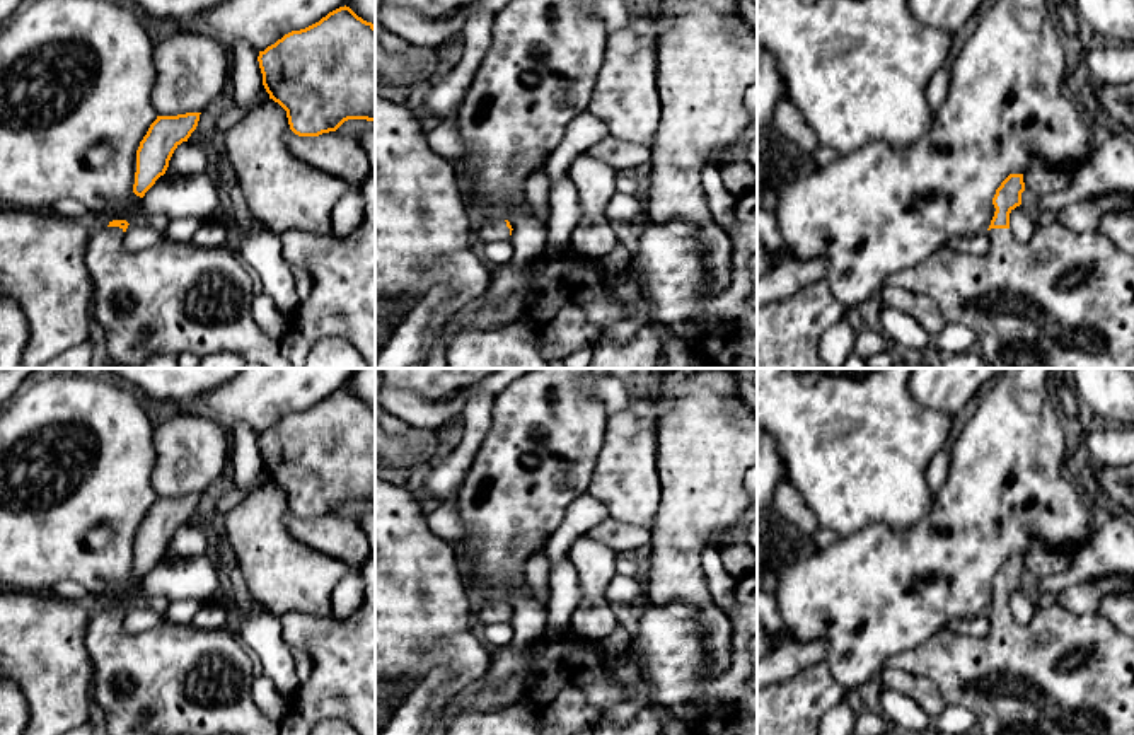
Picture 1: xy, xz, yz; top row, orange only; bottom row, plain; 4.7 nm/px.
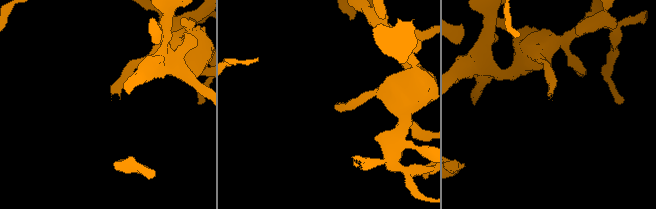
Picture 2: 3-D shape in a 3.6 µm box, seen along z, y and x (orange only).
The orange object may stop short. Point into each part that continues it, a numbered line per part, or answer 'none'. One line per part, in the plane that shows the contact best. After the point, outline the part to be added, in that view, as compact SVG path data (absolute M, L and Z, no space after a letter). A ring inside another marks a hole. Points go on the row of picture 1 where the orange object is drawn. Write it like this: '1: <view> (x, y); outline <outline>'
1: yz (1061, 300); outline M1039 227L1028 242L1018 242L1011 229L991 229L991 247L984 254L965 249L953 251L941 246L917 264L905 268L887 280L887 285L929 295L946 322L958 322L975 334L977 351L989 368L1134 368L1134 256L1117 247L1102 232L1076 234L1064 227Z

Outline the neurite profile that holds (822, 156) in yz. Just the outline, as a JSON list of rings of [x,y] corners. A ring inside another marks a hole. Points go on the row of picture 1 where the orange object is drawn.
[[[817,147],[810,155],[810,165],[812,167],[825,167],[830,162],[834,162],[839,157],[839,153],[836,153],[834,150],[827,148],[827,147]]]

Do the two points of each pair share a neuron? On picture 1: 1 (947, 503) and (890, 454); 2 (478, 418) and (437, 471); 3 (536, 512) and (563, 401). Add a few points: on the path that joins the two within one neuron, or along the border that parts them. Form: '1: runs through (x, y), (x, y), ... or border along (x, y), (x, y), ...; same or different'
1: border along (935, 493), (930, 510), (911, 527); different
2: runs through (473, 434), (469, 445), (452, 462); same
3: runs through (558, 485), (578, 462), (563, 444), (563, 428); same

